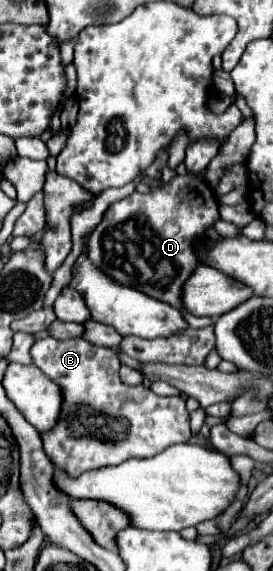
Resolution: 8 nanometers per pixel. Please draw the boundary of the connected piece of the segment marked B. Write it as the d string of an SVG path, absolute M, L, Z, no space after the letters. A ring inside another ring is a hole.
M51 336L37 340L31 350L33 364L53 382L61 386L63 392L63 406L57 418L57 424L51 432L41 434L43 450L47 458L53 462L57 470L69 472L71 478L81 476L87 470L103 468L103 466L117 466L129 458L149 458L171 444L187 442L191 438L189 428L189 412L185 408L183 396L157 396L143 384L139 386L125 386L119 378L119 354L115 350L93 346L85 338L71 338L71 340L55 340Z

